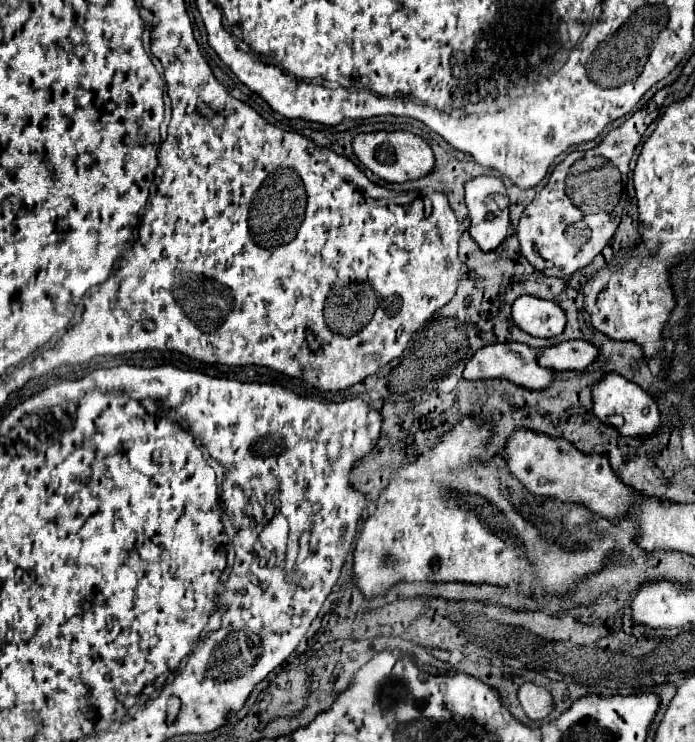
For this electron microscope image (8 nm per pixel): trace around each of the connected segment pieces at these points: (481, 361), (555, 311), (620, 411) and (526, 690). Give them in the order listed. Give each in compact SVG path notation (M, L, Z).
M509 342L509 344L489 344L481 350L475 352L475 356L467 362L463 376L467 380L481 380L481 378L507 378L523 388L529 390L545 390L551 386L555 380L555 370L549 370L537 362L539 350L519 344L519 342Z
M519 296L515 300L513 320L521 330L537 338L559 336L567 324L565 310L559 304L535 296Z
M607 374L601 382L593 386L593 414L605 424L609 424L607 420L611 416L621 416L623 426L619 430L623 436L653 436L653 432L661 428L661 412L657 402L637 384L625 380L619 374Z
M525 682L519 688L519 702L531 720L543 720L553 712L551 692L537 688L533 682Z

